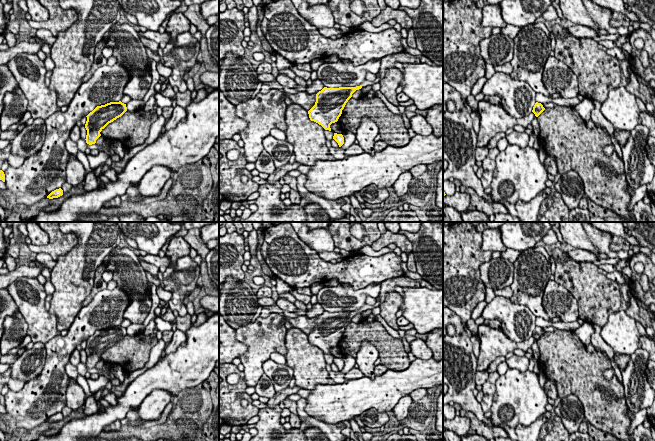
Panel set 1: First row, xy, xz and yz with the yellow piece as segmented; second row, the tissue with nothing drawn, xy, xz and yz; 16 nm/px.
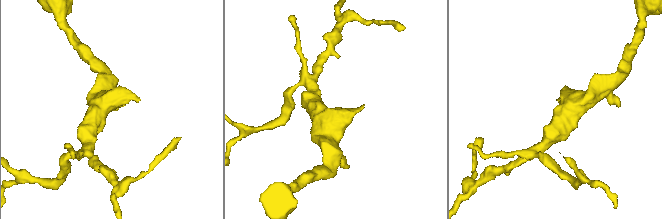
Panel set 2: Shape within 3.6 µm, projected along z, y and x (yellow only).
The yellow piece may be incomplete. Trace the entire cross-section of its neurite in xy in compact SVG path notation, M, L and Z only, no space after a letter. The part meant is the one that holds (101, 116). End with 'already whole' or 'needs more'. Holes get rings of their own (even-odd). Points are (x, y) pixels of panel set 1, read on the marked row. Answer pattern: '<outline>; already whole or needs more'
M121 101L110 102L105 105L97 106L86 116L86 143L89 145L95 144L96 140L101 136L100 132L109 123L121 117L126 111L126 104Z; already whole

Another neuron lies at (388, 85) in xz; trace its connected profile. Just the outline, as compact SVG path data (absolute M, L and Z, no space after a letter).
M390 68L386 71L385 77L380 80L380 91L384 94L387 100L395 106L399 106L397 100L397 88L403 79L402 72L397 68Z

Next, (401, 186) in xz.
M404 172L399 176L392 186L398 197L402 197L409 191L409 184L412 179L413 176L410 172Z

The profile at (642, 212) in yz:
M643 200L638 201L632 210L633 218L636 222L655 222L650 204L645 204Z

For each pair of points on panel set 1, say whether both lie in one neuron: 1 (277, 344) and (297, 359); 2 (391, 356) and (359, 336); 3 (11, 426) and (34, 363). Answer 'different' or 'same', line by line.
1: different
2: same
3: different

